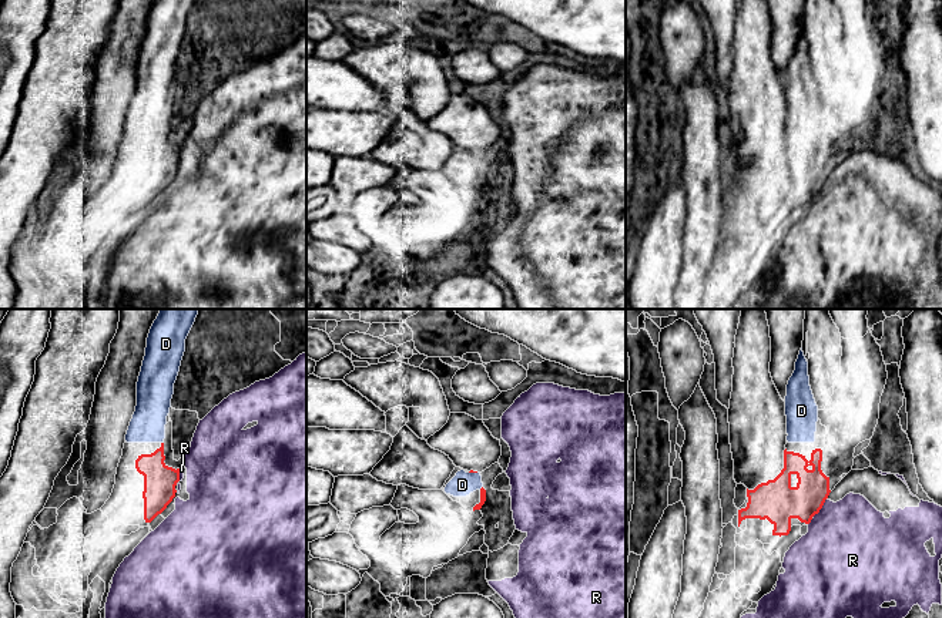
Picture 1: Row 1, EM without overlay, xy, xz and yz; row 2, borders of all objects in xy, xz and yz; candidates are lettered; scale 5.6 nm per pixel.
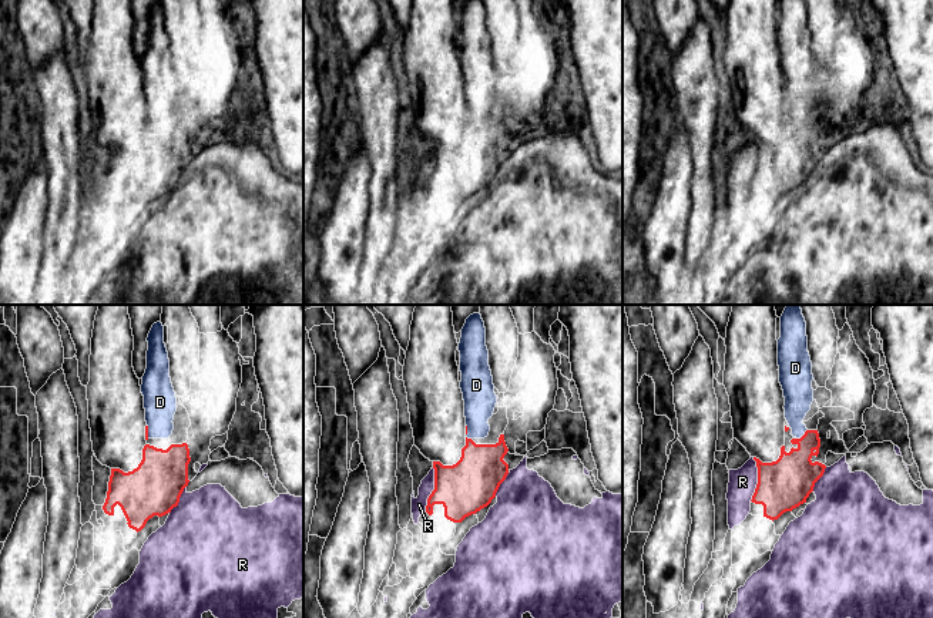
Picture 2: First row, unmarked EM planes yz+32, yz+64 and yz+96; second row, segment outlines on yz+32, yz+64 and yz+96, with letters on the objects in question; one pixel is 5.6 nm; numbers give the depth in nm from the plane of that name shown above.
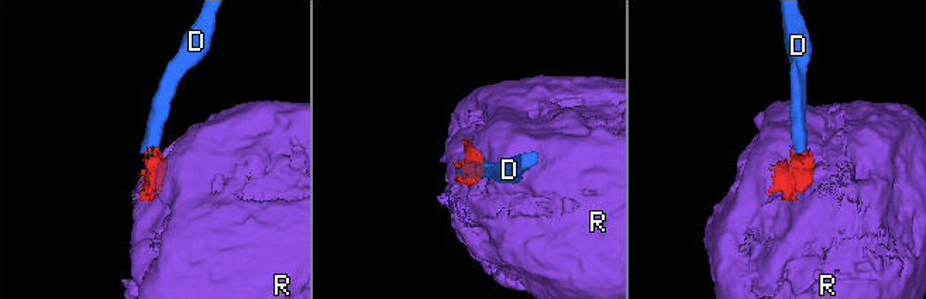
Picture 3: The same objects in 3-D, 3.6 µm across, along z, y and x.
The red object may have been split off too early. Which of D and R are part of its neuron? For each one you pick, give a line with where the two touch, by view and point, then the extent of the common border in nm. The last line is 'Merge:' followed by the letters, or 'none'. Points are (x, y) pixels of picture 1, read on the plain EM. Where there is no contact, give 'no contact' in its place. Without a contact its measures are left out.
D: contact xz (473, 153); length 50 nm
Merge: D

